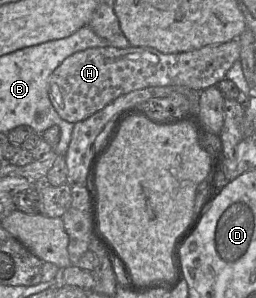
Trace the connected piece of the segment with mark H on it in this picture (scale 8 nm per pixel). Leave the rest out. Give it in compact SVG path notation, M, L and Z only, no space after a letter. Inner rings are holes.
M237 39L172 54L164 54L151 47L119 49L109 45L88 48L70 55L53 71L49 79L49 98L59 116L75 124L135 90L175 85L203 91L217 86L239 58L240 44Z

